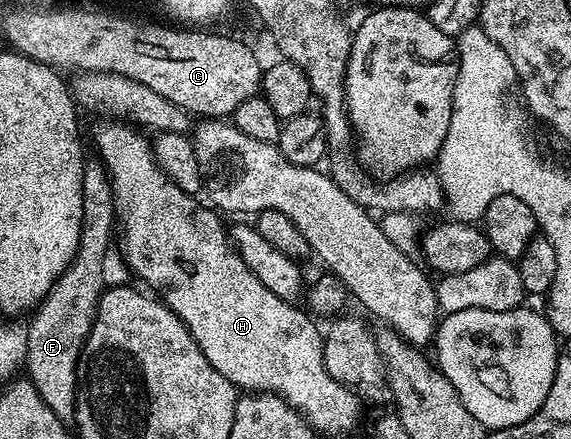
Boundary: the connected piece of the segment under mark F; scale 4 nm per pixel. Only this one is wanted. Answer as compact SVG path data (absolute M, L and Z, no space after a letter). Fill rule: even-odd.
M93 159L83 171L83 219L77 254L45 300L37 306L32 314L33 322L27 325L29 334L24 368L29 369L28 380L32 381L43 403L47 403L57 418L66 423L74 420L77 411L77 366L97 314L97 304L107 288L102 266L103 257L111 247L109 236L112 233L114 236L113 188L104 165Z

